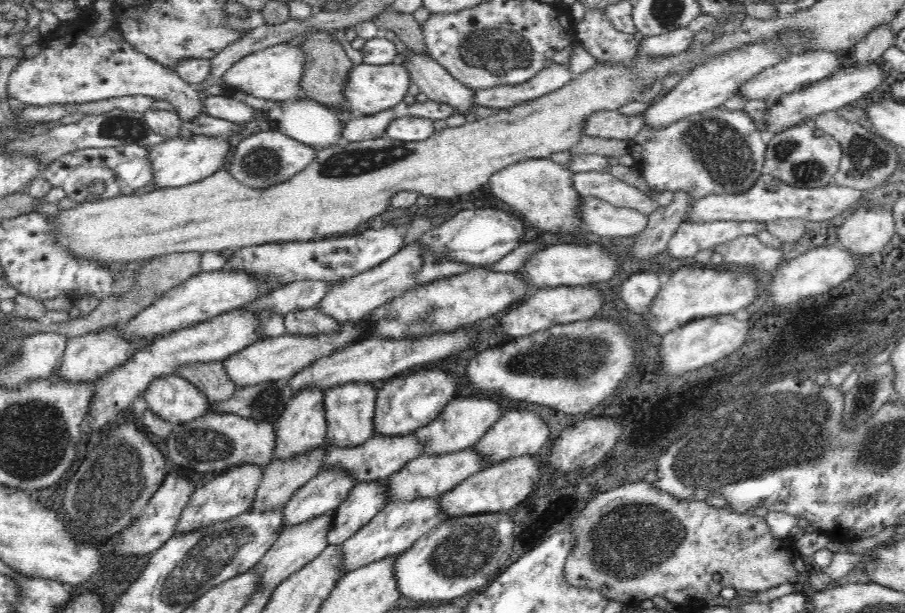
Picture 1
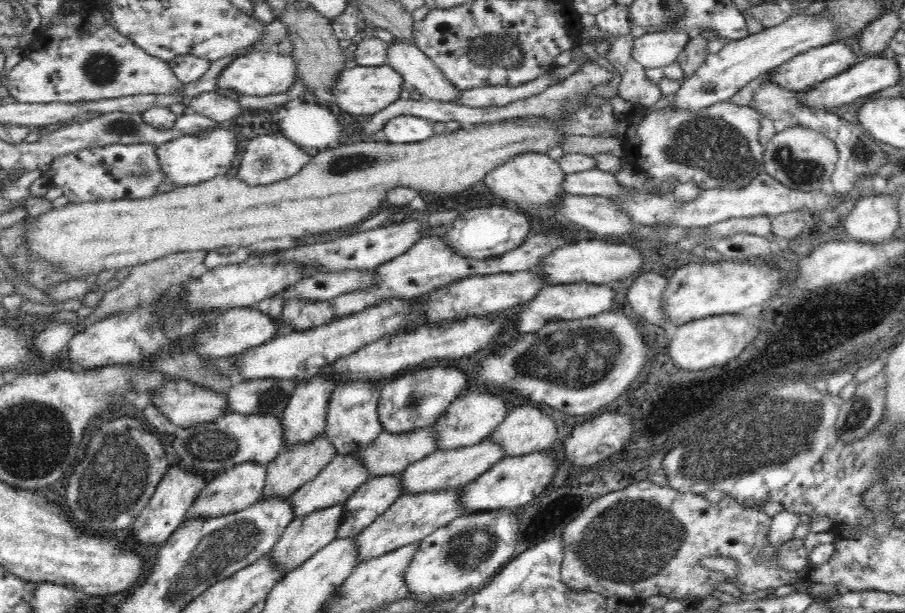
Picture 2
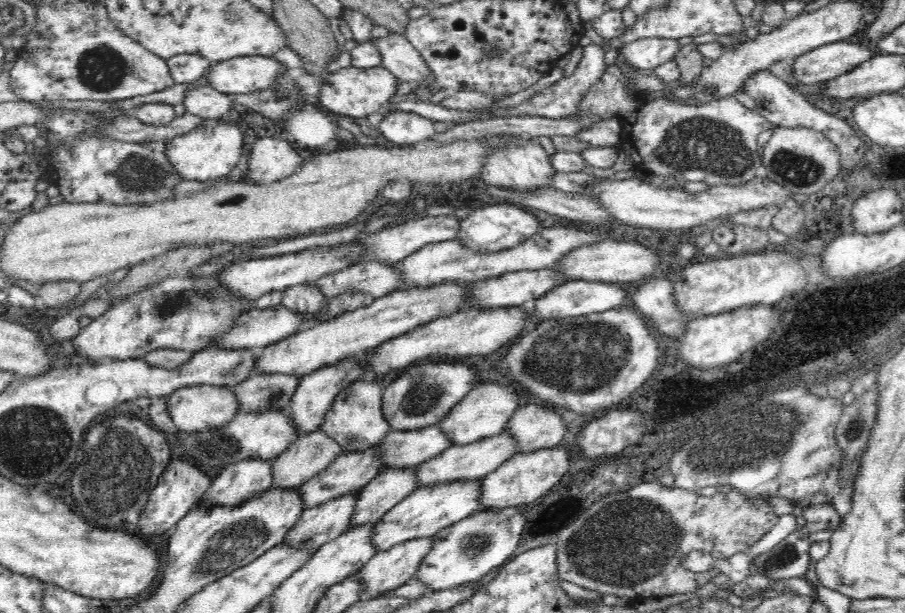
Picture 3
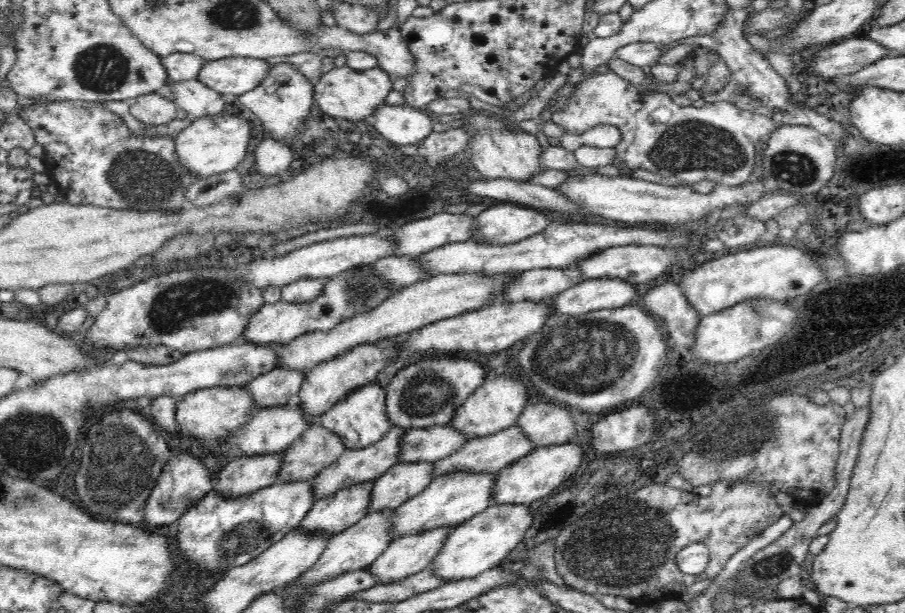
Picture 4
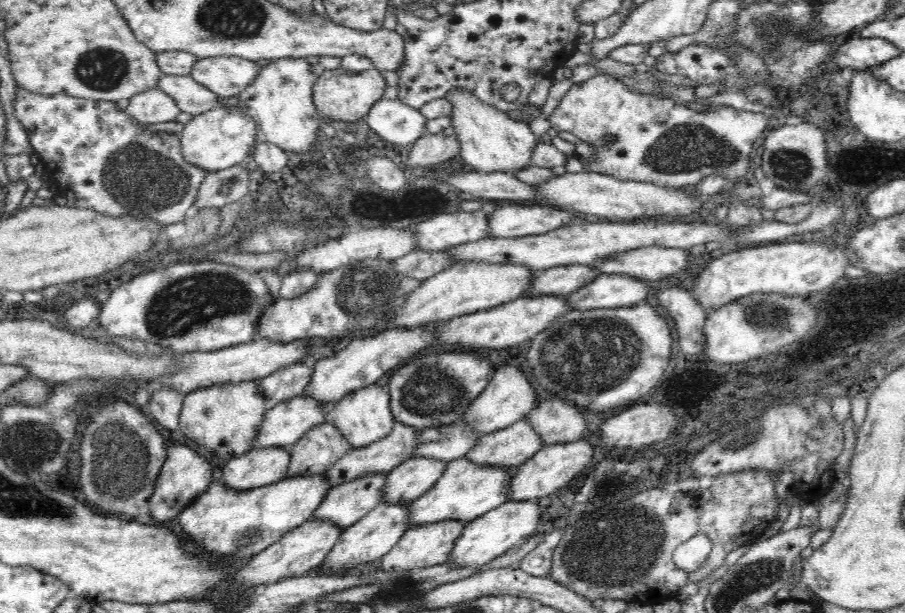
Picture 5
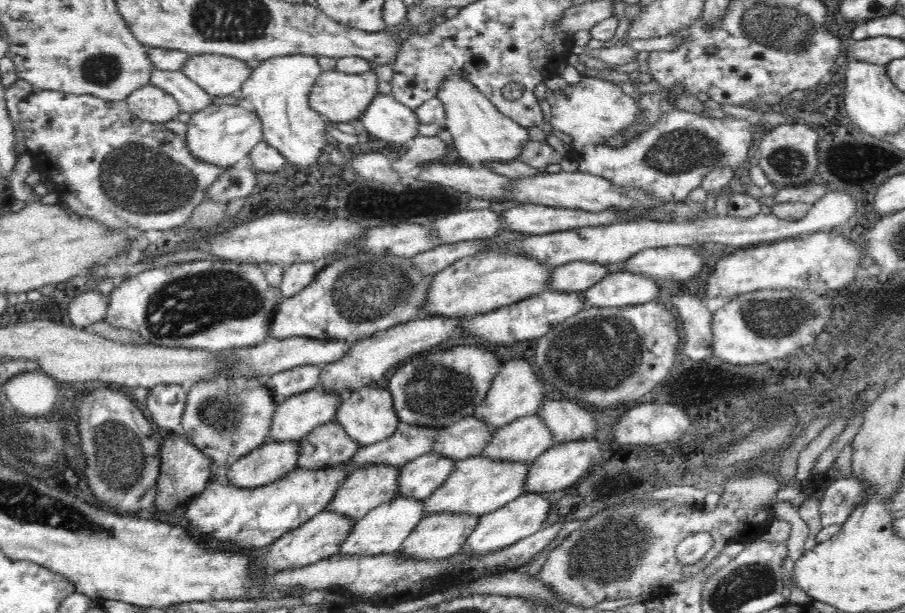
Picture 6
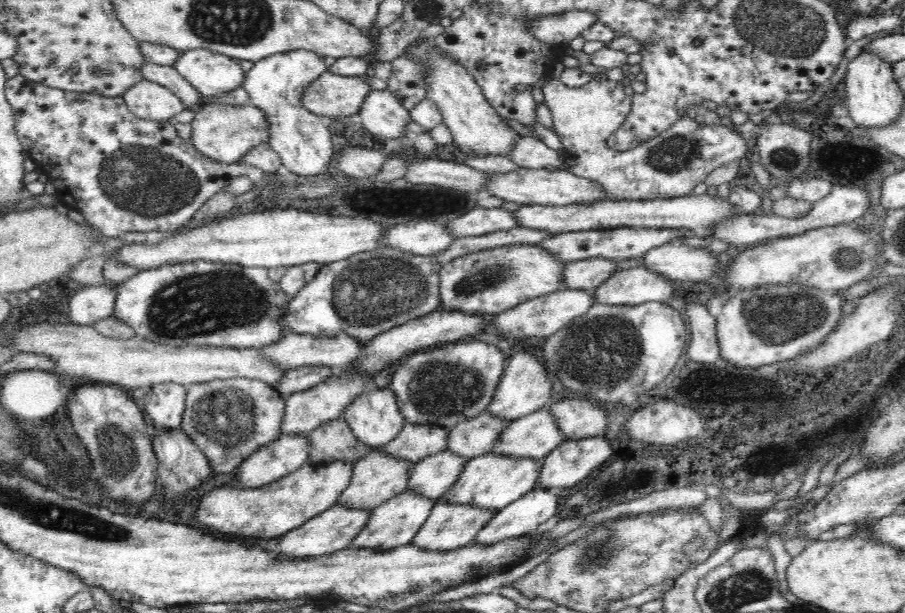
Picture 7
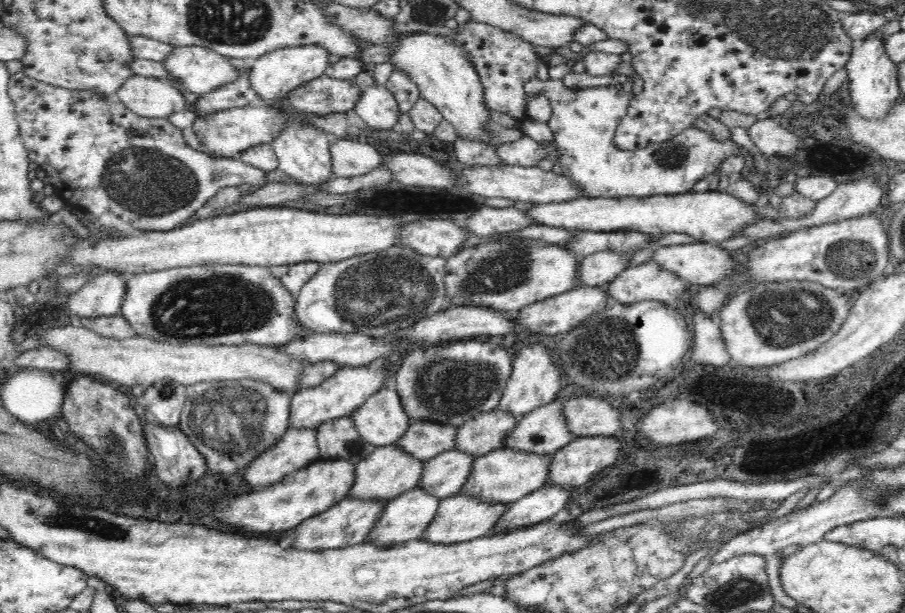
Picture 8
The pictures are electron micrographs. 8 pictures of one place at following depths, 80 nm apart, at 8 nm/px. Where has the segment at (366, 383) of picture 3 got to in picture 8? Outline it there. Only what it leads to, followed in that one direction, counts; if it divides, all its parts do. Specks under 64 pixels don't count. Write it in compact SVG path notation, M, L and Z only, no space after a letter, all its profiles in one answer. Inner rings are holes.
M396 389L378 390L350 416L360 438L375 447L398 443L412 423Z

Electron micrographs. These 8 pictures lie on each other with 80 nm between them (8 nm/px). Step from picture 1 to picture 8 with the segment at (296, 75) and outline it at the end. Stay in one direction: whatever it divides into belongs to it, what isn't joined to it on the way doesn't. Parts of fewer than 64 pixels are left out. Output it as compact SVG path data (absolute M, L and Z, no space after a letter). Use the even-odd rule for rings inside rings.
M198 46L174 47L162 63L173 82L199 95L208 94L240 75L228 57Z

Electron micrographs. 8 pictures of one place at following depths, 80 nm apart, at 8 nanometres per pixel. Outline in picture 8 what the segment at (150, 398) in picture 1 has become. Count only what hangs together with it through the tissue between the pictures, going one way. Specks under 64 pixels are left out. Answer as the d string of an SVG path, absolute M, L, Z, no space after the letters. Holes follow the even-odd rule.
M228 379L197 382L186 387L186 394L178 425L206 460L208 472L232 474L244 471L255 459L276 445L290 427L291 395L262 381Z

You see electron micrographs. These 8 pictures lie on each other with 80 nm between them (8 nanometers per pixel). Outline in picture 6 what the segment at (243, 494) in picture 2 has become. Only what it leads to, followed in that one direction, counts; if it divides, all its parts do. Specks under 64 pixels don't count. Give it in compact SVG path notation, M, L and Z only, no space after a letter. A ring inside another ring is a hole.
M268 441L228 469L228 481L230 485L240 488L256 488L274 483L298 468L300 456L299 442Z

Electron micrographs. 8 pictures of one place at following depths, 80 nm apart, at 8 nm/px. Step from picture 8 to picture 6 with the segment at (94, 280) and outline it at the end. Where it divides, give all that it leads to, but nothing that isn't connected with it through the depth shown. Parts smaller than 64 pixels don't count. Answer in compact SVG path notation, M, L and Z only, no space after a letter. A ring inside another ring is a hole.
M89 290L74 297L67 308L72 326L77 329L90 328L94 322L104 320L109 300L110 295L100 290Z

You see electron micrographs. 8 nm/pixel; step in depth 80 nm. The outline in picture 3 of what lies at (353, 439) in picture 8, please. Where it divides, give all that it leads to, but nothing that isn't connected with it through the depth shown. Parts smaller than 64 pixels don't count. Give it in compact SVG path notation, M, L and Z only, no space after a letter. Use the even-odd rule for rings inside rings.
M321 428L299 434L290 447L272 461L272 487L300 488L341 453L338 442Z

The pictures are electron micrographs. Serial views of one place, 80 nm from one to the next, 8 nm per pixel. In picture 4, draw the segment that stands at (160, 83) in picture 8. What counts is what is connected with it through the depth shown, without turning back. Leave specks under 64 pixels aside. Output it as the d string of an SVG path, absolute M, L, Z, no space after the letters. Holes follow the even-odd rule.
M151 92L138 96L130 102L130 115L146 125L165 125L177 119L173 100L162 96L161 92Z

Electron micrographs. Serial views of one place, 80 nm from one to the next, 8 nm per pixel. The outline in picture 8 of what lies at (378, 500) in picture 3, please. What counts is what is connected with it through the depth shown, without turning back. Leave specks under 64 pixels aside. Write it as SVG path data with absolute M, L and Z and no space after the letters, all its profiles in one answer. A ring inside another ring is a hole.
M450 450L425 462L425 472L418 487L439 499L454 496L470 479L475 457L462 450Z

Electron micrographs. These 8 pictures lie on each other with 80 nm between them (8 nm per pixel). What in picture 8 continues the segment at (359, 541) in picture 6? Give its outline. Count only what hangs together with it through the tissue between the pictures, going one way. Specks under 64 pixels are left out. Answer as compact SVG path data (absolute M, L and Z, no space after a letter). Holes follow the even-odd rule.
M418 486L389 501L382 519L376 522L374 530L364 541L374 541L378 545L390 546L422 538L422 534L430 526L430 522L435 520L441 502L438 497Z

